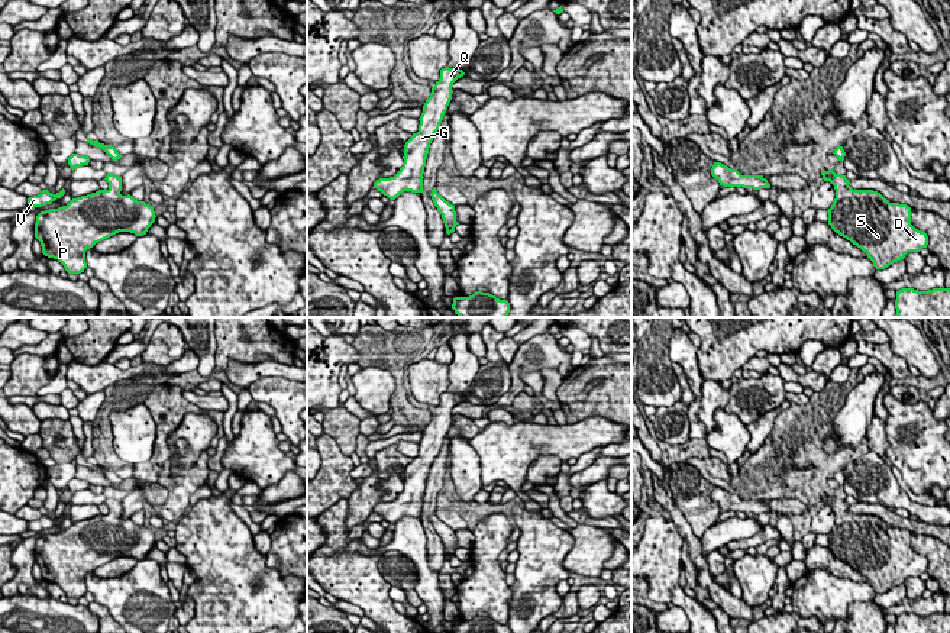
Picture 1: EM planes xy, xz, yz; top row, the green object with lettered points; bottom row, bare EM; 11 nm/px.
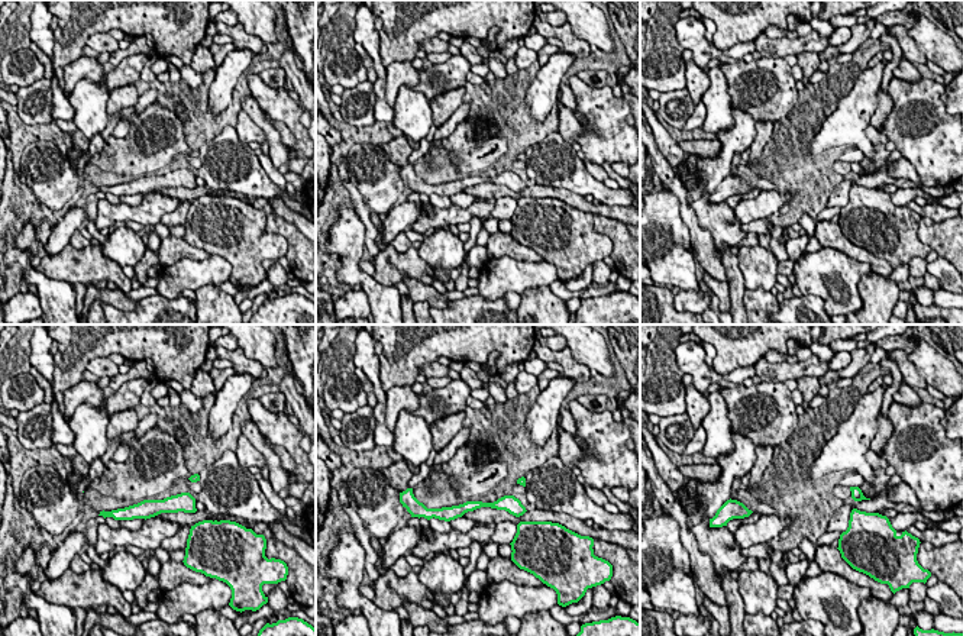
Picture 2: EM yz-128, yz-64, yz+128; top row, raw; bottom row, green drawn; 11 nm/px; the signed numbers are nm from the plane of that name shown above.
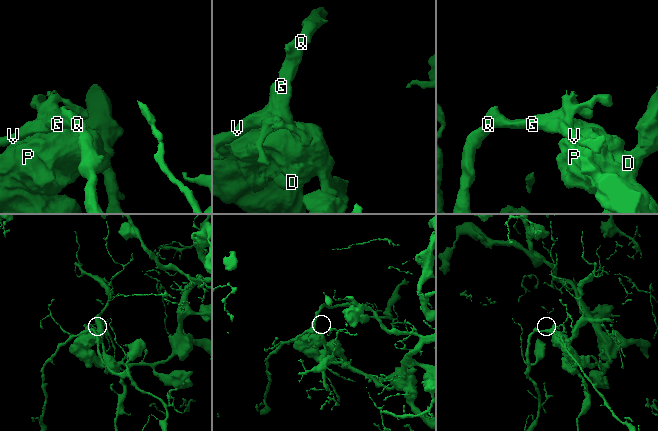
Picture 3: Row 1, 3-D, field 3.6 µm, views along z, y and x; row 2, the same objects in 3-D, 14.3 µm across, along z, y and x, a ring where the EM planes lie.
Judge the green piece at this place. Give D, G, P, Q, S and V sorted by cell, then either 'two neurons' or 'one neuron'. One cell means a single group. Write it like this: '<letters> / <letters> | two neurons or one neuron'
D G P Q S V | one neuron

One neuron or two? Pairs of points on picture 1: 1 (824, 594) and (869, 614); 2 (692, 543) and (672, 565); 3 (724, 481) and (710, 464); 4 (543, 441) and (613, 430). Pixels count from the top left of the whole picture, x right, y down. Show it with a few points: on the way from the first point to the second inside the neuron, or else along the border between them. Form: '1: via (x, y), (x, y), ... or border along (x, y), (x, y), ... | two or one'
1: border along (872, 598), (852, 601), (845, 617) | two
2: border along (672, 520), (677, 532), (684, 539) | two
3: via (720, 477), (713, 468) | one
4: via (561, 441), (571, 441), (595, 432) | one

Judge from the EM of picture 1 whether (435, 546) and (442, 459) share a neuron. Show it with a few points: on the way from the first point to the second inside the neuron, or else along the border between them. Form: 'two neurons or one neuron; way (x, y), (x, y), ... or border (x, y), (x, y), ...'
one neuron; way (427, 525), (430, 493), (435, 481)

